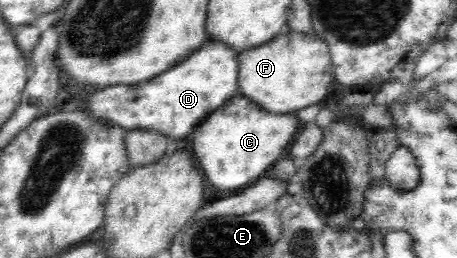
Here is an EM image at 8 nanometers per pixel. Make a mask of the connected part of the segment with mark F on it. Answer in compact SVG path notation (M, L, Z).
M286 28L283 33L277 34L273 40L242 50L239 53L238 92L249 97L254 103L261 105L269 112L297 112L301 108L311 106L311 104L322 104L330 97L329 88L331 88L333 81L333 63L331 62L329 44L315 31L300 34Z

